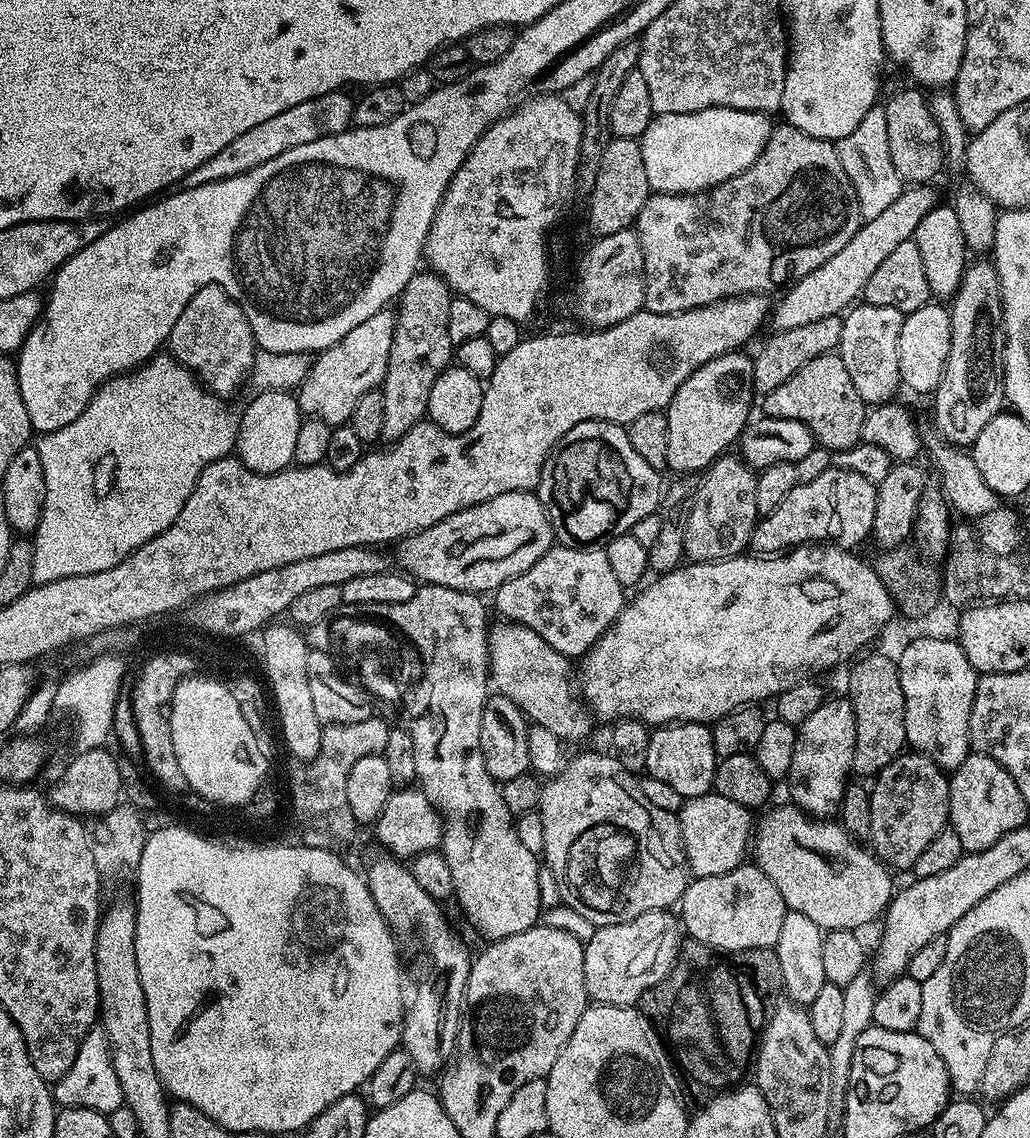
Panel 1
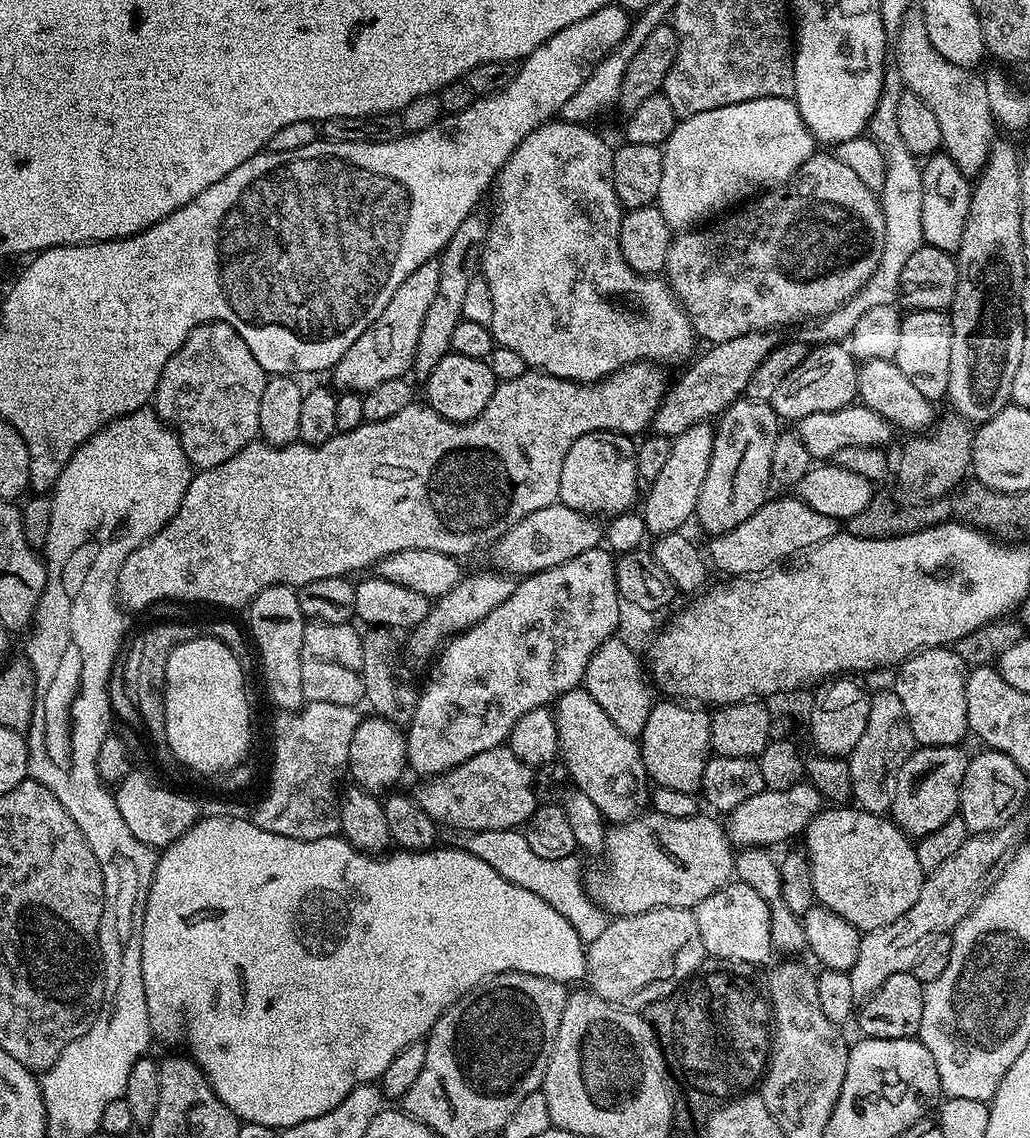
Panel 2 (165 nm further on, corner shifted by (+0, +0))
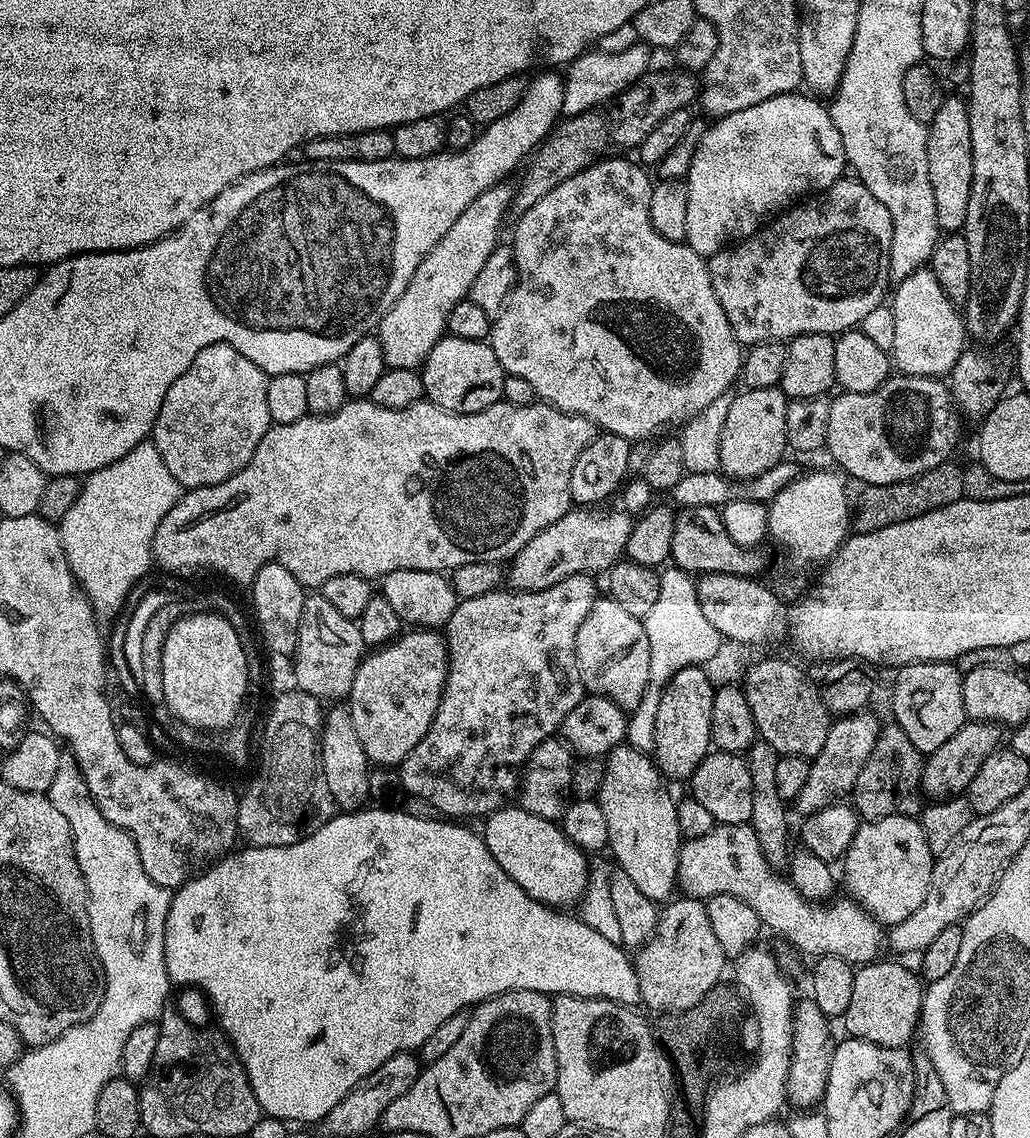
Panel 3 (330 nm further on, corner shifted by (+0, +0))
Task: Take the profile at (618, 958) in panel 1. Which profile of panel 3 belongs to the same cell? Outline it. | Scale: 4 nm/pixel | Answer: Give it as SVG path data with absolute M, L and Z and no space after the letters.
M676 898L663 905L656 921L656 932L644 947L635 953L634 963L643 1007L653 1008L656 1014L667 1014L685 1012L702 1002L704 996L721 983L720 975L724 972L726 957L722 946L718 946L714 929L710 927L707 907L696 898Z

